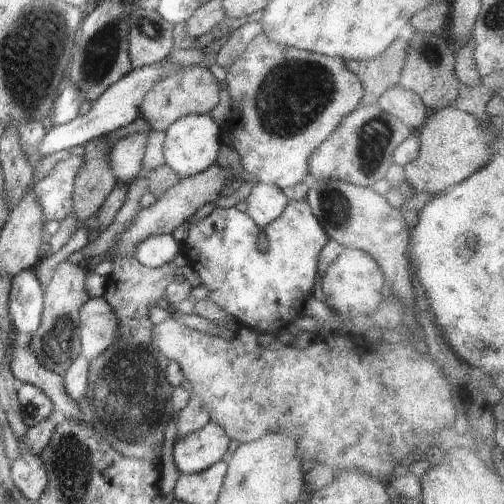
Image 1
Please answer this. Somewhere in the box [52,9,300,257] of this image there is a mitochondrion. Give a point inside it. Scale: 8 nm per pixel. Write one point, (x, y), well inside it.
(99, 55)

